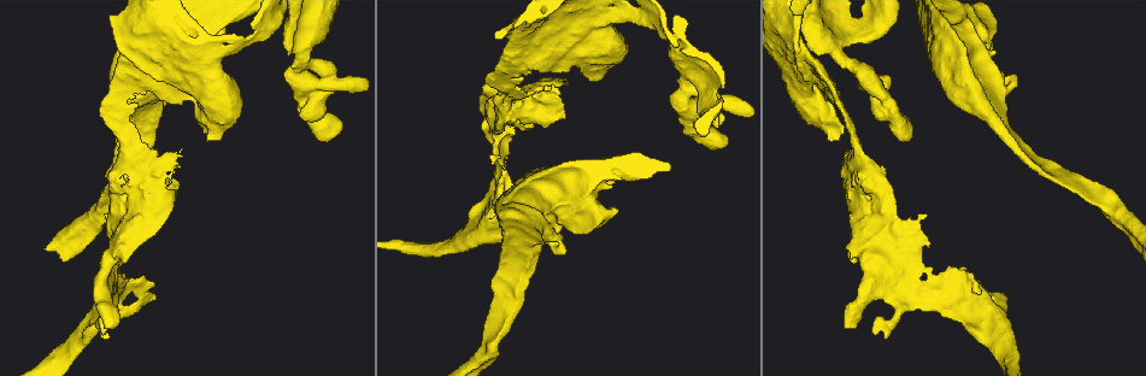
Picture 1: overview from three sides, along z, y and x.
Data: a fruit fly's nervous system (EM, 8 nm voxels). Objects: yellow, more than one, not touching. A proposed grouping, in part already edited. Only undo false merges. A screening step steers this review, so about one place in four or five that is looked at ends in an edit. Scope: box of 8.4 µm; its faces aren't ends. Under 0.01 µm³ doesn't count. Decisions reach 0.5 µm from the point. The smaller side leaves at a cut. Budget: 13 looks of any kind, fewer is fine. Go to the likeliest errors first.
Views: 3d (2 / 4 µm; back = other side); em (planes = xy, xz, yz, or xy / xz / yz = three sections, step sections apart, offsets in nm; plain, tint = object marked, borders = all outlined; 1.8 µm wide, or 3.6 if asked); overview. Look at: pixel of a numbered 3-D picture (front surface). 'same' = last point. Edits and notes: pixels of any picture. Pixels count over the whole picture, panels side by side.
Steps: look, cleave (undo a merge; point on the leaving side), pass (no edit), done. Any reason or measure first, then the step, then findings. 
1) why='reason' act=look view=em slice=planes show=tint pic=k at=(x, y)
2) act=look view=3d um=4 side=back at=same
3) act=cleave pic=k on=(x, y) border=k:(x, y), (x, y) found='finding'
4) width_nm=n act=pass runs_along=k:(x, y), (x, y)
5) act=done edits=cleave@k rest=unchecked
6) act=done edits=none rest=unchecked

why='sudden change in width' act=look view=em um=3.6 slice=xz step=8 show=tint pic=1 at=(983, 302)

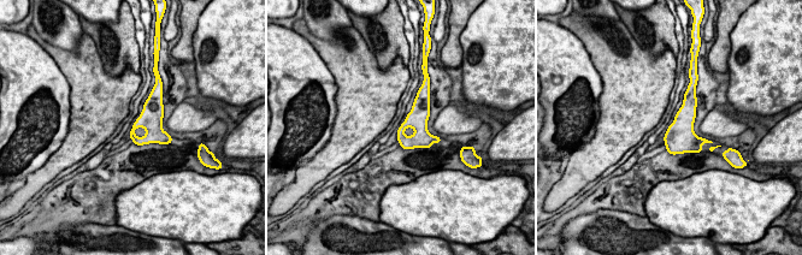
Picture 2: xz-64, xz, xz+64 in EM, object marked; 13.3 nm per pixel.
why='cut it another way' act=look view=em um=3.6 slice=planes show=tint at=same

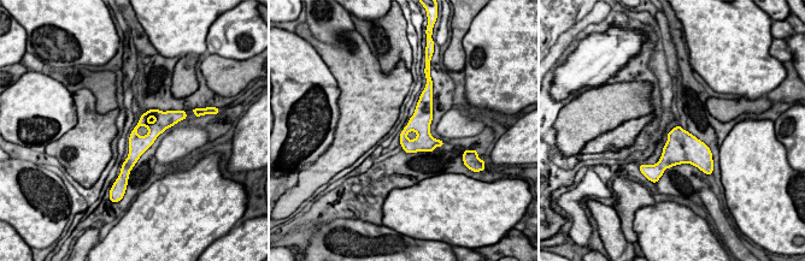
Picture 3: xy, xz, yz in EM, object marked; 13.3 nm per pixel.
width_nm=320 act=pass found='continuous, no second neuron'

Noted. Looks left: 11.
why='looks like a crossing' act=look view=em slice=xy step=8 show=tint pic=1 at=(688, 107)

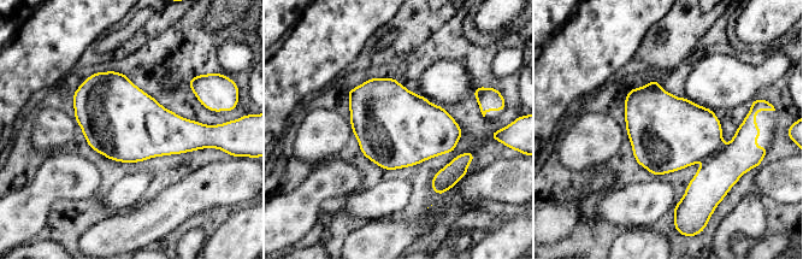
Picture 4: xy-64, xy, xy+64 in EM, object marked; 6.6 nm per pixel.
act=look view=em slice=yz step=4 show=tint at=same

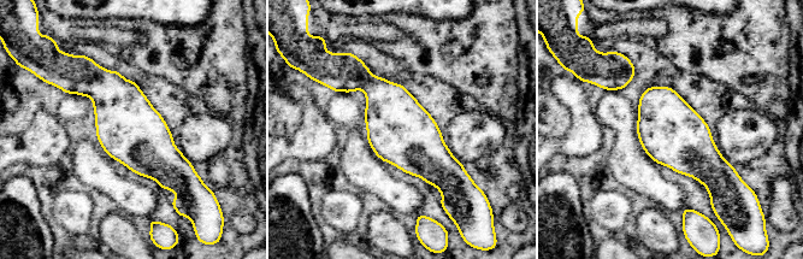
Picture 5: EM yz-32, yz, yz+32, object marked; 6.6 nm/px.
act=pass found='all the same neuron'

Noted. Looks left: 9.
why='closes a loop' act=look view=em slice=planes show=tint pic=1 at=(118, 34)

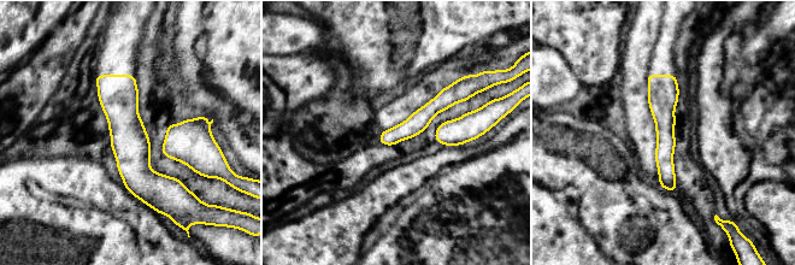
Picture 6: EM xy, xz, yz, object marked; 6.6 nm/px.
width_nm=140 act=pass runs_along=6:(99, 77), (119, 99), (152, 202) found='all the same neuron'

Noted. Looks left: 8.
why='closes a loop' act=look view=em slice=planes show=tint pic=1 at=(507, 126)

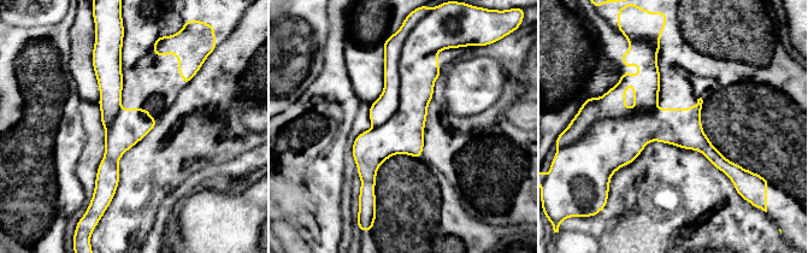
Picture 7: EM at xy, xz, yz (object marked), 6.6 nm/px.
act=cleave pic=7 on=(418, 66) border=7:(405, 42), (399, 106), (373, 127) found='two neurons meet here'

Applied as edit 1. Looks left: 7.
act=look view=overview

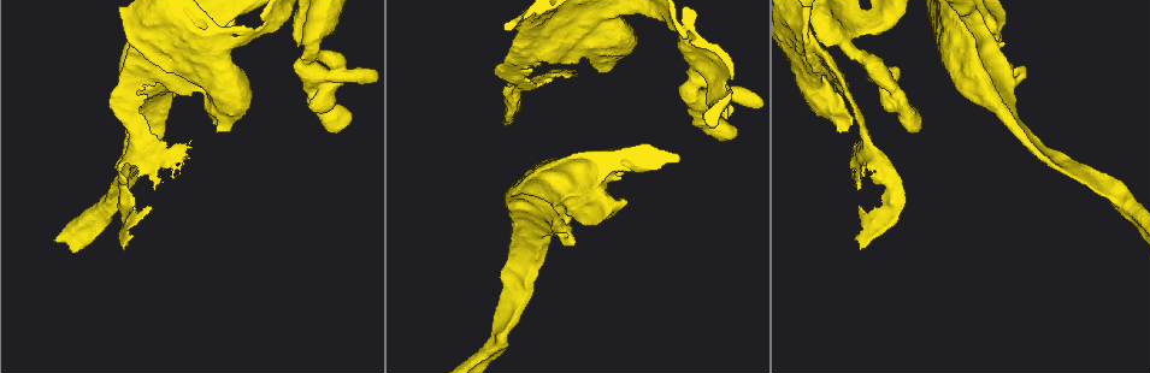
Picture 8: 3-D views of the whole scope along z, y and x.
why='calibre changes' act=look view=3d um=4 pic=8 at=(814, 76)

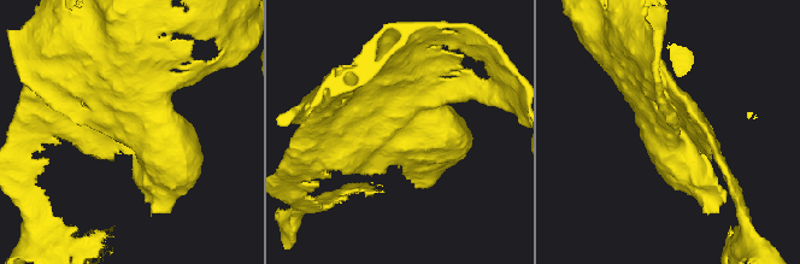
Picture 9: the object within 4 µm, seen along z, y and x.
act=look view=em um=3.6 slice=yz step=4 show=tint pic=9 at=(403, 131)

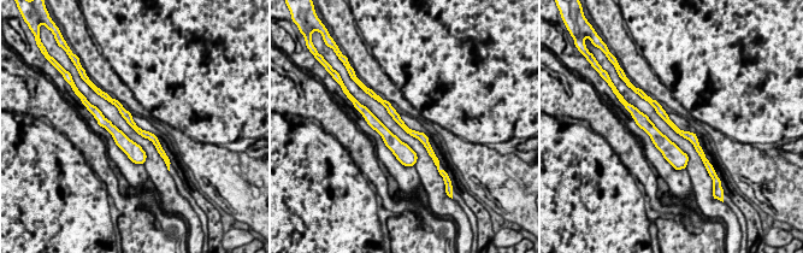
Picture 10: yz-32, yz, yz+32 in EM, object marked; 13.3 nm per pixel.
act=pass found='continuous, no second neuron'

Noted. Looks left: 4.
act=done edits=cleave@7 rest=unchecked

